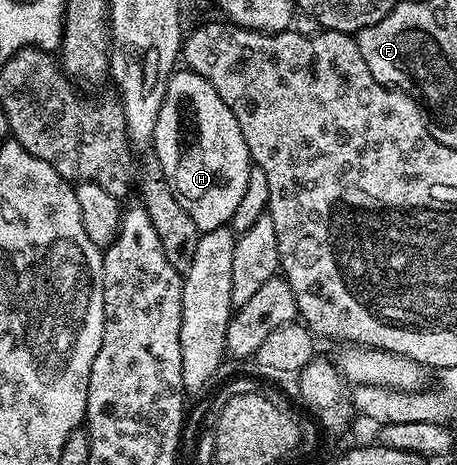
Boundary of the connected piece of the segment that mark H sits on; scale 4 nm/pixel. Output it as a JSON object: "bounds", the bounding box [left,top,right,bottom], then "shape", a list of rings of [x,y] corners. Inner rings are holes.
{"bounds":[150,68,254,230],"shape":[[[187,68],[177,69],[169,77],[150,146],[156,149],[159,173],[199,230],[231,223],[254,163],[234,112],[222,104],[222,96],[206,79]]]}

